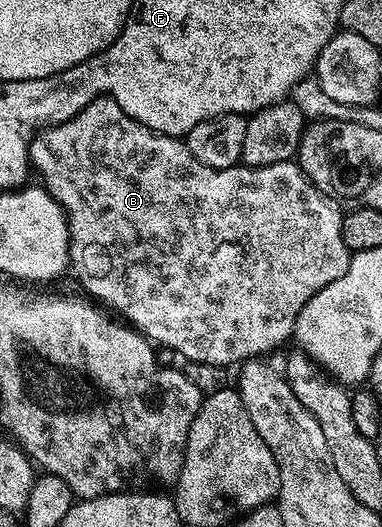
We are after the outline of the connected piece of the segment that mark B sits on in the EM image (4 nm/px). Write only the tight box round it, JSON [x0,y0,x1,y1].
[29,96,351,368]

